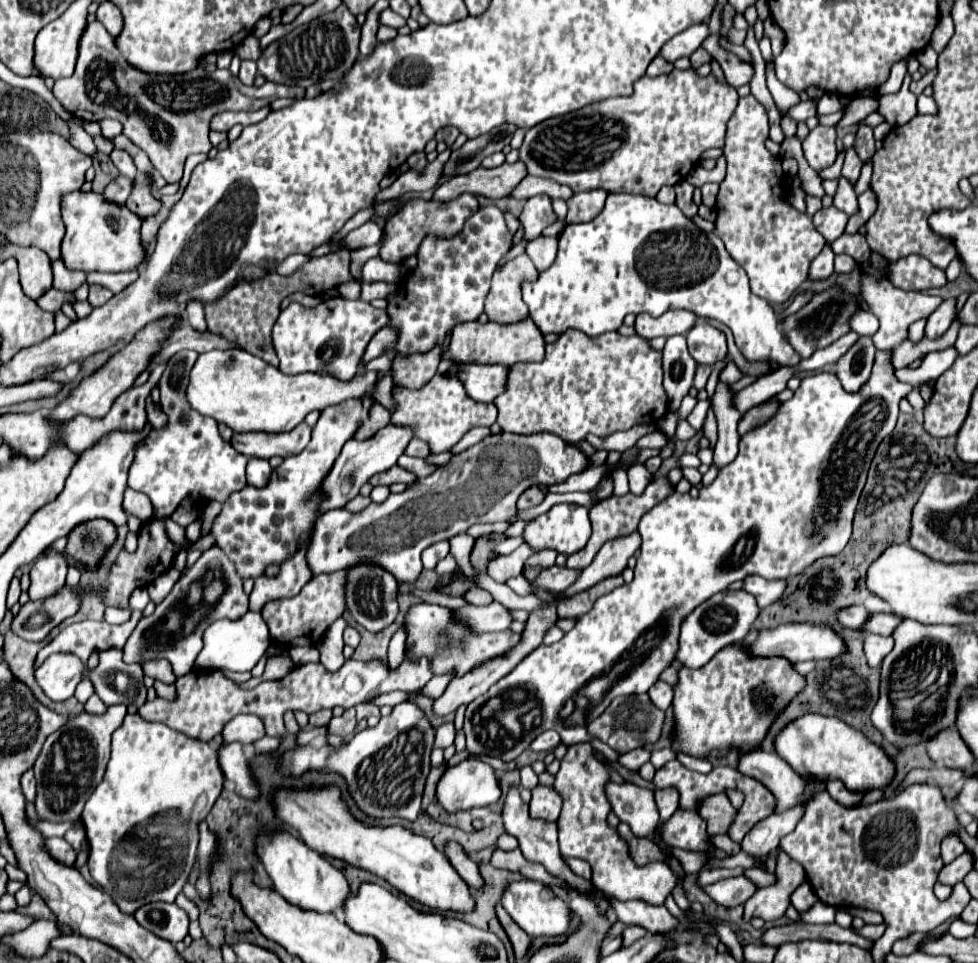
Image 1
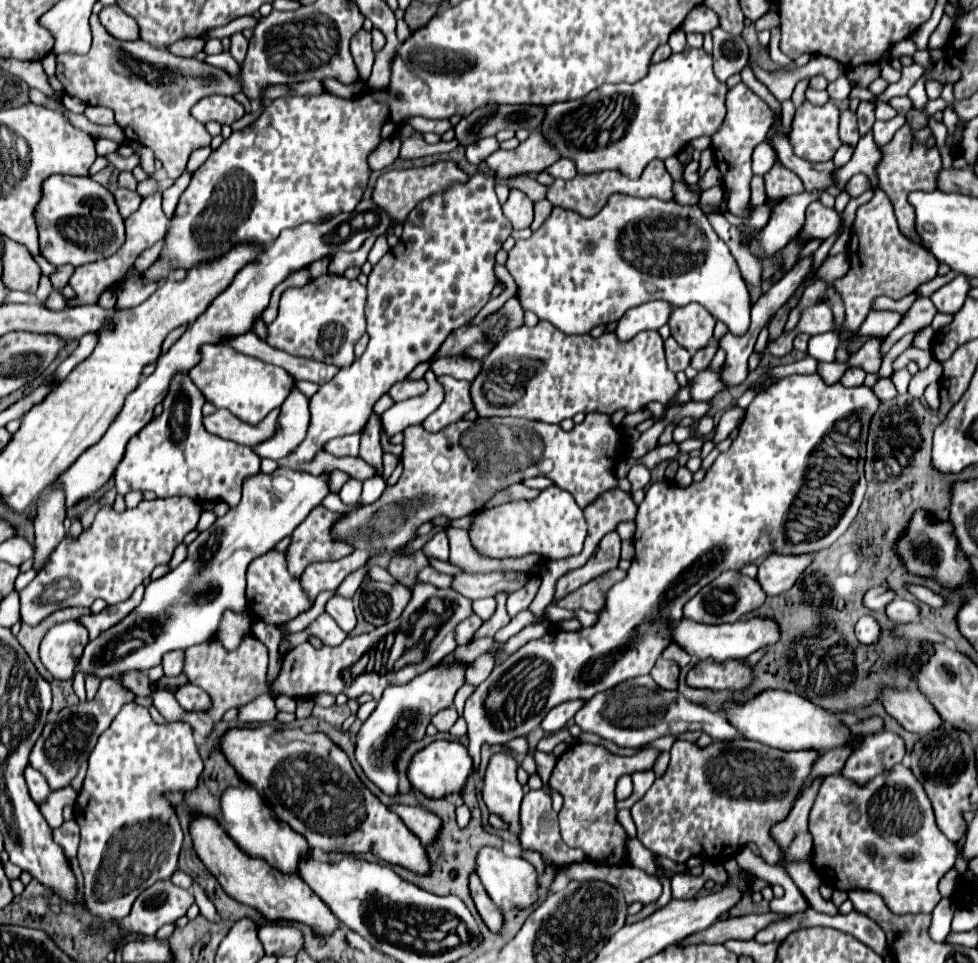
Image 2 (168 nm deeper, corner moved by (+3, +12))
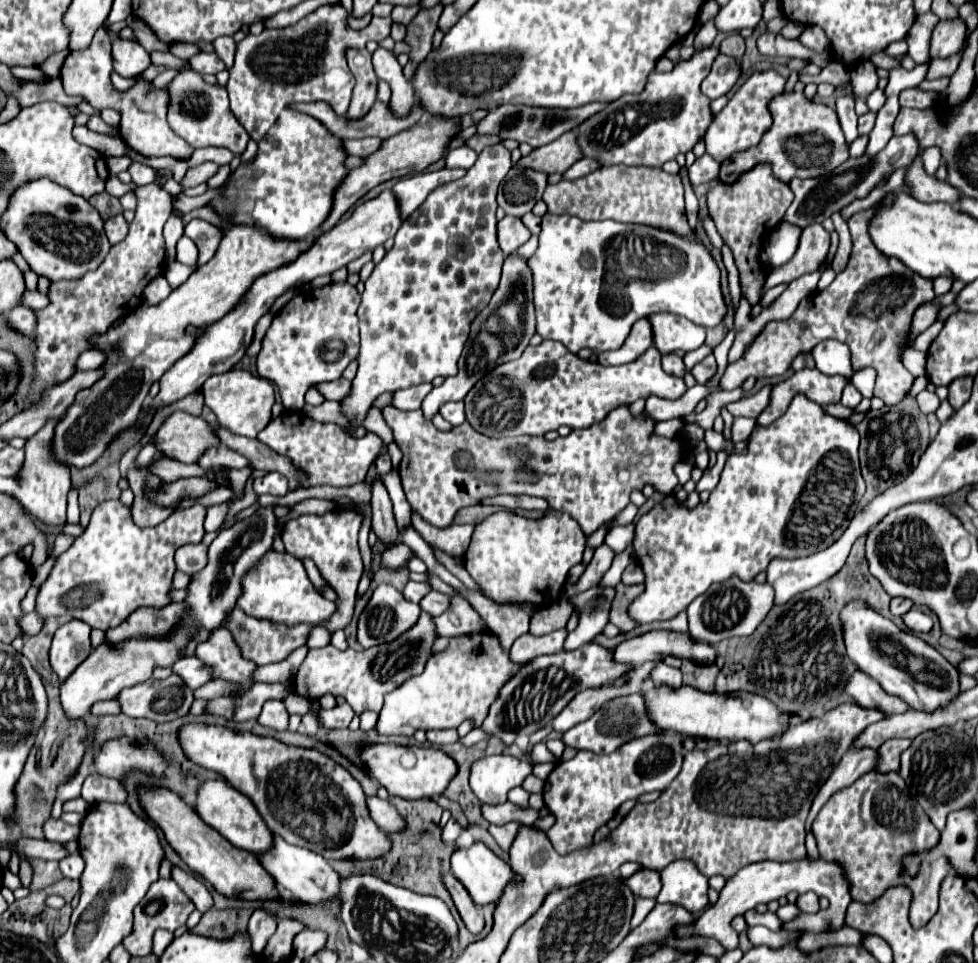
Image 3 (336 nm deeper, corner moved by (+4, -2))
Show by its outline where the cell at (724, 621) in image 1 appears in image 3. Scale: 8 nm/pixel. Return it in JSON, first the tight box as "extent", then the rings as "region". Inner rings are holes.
{"extent":[688,576,774,644],"region":[[[730,576],[724,582],[712,584],[704,594],[694,598],[688,606],[688,622],[690,622],[690,636],[716,644],[726,638],[734,636],[750,636],[756,626],[766,618],[768,610],[774,606],[774,590],[768,582],[758,584],[754,580],[744,582],[738,576]]]}

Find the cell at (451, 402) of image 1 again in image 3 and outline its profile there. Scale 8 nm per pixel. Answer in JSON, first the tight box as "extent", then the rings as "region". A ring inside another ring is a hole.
{"extent":[440,402,466,426],"region":[[[446,402],[440,406],[440,416],[450,422],[452,426],[458,426],[462,424],[466,418],[464,418],[464,402]]]}

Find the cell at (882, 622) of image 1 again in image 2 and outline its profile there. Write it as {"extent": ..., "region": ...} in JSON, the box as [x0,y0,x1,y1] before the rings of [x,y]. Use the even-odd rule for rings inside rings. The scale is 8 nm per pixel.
{"extent":[885,598,919,622],"region":[[[895,598],[887,608],[885,608],[885,614],[889,620],[893,622],[913,622],[917,616],[919,616],[919,608],[917,604],[913,602],[907,602],[907,600],[901,600],[901,598]]]}

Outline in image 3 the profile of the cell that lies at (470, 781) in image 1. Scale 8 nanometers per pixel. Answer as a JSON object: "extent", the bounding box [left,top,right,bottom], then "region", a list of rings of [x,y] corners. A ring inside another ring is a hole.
{"extent":[358,742,456,800],"region":[[[360,742],[358,760],[370,778],[378,780],[380,786],[384,786],[390,794],[406,798],[406,800],[440,796],[446,790],[448,782],[456,776],[456,762],[436,748],[400,746],[392,742],[386,742],[386,744]]]}

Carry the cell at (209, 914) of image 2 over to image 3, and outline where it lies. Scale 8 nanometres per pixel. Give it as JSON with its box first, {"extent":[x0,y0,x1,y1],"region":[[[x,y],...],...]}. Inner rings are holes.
{"extent":[172,866,212,912],"region":[[[172,866],[172,878],[176,880],[176,884],[184,890],[184,894],[194,902],[194,906],[200,912],[210,910],[210,906],[212,906],[212,894],[208,892],[208,888],[198,878],[194,878],[190,872],[184,872],[178,866]]]}

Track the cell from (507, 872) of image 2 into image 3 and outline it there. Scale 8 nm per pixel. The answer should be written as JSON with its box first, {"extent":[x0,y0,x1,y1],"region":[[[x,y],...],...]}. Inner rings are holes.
{"extent":[450,842,512,906],"region":[[[476,842],[470,848],[456,848],[450,858],[450,870],[478,906],[496,902],[500,890],[508,884],[508,878],[512,878],[510,866],[482,842]]]}

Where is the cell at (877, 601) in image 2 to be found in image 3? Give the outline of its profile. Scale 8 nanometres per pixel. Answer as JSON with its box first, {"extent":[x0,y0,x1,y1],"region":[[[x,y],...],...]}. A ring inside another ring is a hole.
{"extent":[890,598,914,616],"region":[[[892,598],[892,602],[890,602],[890,612],[892,612],[894,616],[902,616],[902,614],[906,614],[912,606],[914,606],[914,602],[908,600],[908,598]]]}

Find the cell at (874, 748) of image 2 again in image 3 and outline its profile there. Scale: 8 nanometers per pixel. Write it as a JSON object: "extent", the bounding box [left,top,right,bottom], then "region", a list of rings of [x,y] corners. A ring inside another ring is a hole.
{"extent":[876,738,912,770],"region":[[[890,738],[886,740],[880,750],[880,766],[876,770],[898,770],[900,768],[900,754],[910,746],[912,740],[908,738]]]}

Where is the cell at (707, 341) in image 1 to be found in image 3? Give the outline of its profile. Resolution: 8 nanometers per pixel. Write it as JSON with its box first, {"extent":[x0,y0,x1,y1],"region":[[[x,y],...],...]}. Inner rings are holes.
{"extent":[648,314,704,354],"region":[[[650,314],[648,322],[652,326],[652,340],[660,354],[670,352],[690,352],[704,344],[704,328],[680,318],[676,314]]]}

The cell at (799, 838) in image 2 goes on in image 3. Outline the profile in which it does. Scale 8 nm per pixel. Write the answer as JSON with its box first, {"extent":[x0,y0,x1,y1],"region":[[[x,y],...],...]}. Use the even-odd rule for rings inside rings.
{"extent":[806,748,878,828],"region":[[[850,748],[844,758],[840,760],[840,764],[836,766],[836,770],[830,774],[828,782],[824,782],[824,786],[820,788],[820,792],[816,794],[814,798],[814,804],[810,808],[810,816],[808,816],[808,822],[806,822],[806,828],[812,826],[818,810],[828,802],[828,798],[844,788],[844,786],[850,786],[856,778],[860,778],[864,772],[870,772],[874,770],[874,766],[878,764],[878,750],[874,748]]]}

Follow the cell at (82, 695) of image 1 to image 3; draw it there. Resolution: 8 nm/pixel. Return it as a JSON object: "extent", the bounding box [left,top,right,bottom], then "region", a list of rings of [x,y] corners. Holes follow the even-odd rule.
{"extent":[84,700,121,718],"region":[[[114,700],[100,701],[92,705],[90,712],[88,712],[88,714],[86,714],[84,718],[88,718],[88,716],[99,716],[107,714],[117,715],[120,714],[120,712],[121,712],[120,705],[117,701]]]}

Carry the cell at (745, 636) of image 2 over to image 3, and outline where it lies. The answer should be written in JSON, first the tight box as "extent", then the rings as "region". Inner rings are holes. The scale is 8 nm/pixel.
{"extent":[612,630,716,664],"region":[[[652,630],[640,636],[622,640],[614,648],[612,660],[624,662],[624,664],[640,664],[640,662],[648,662],[650,658],[664,660],[668,654],[690,658],[698,664],[716,662],[716,652],[708,644],[694,642],[688,634],[666,632],[666,630]]]}

